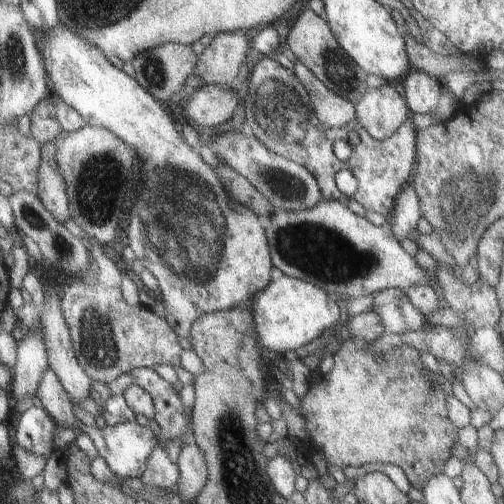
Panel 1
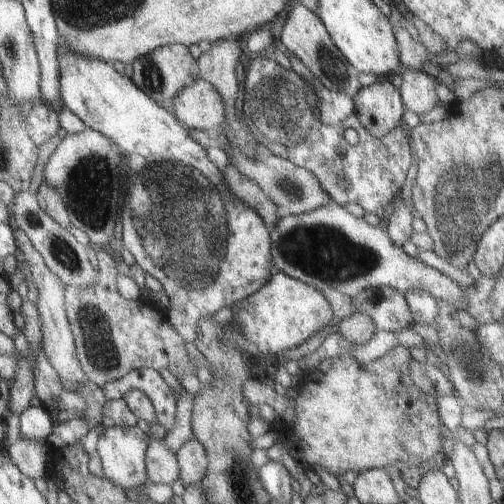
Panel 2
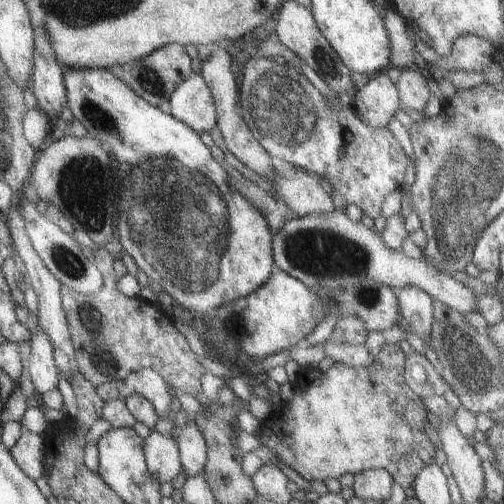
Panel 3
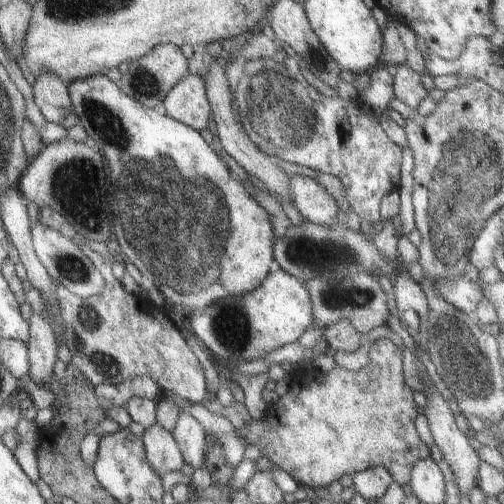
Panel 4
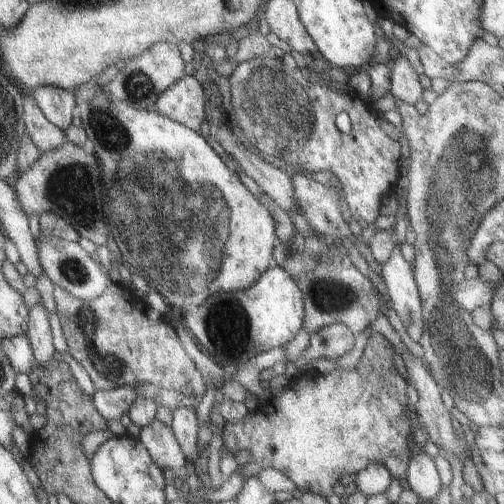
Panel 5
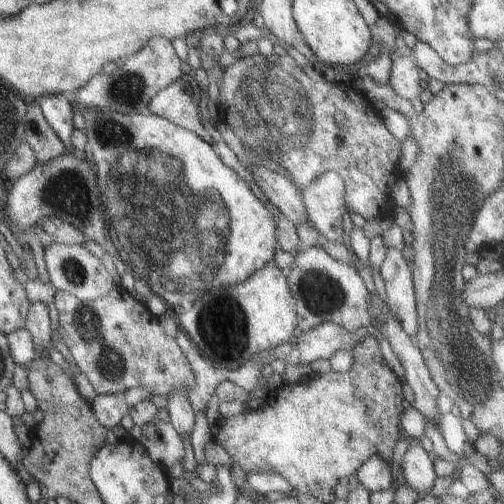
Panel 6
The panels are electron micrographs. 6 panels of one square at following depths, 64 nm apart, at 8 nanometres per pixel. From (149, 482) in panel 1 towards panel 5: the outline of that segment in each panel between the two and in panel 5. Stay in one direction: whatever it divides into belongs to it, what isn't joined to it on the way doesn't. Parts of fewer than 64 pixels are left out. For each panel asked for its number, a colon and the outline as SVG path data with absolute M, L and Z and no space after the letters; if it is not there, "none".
2: M151 438L149 450L145 454L145 478L151 484L171 486L179 478L177 456L167 448L163 440Z
3: M151 428L151 434L145 438L143 454L151 478L155 478L159 484L173 482L181 472L177 442L171 436L155 432L155 428Z
4: M157 424L149 426L143 436L143 450L145 450L145 458L149 462L149 466L159 474L167 474L167 472L175 472L183 466L183 458L181 452L177 448L177 442L173 440L171 432L159 428Z
5: M153 420L151 424L147 424L145 428L141 428L139 434L141 444L145 446L145 450L149 452L151 462L157 464L157 468L161 470L173 470L173 472L183 472L183 466L187 462L185 454L181 452L171 426L165 426L157 420Z

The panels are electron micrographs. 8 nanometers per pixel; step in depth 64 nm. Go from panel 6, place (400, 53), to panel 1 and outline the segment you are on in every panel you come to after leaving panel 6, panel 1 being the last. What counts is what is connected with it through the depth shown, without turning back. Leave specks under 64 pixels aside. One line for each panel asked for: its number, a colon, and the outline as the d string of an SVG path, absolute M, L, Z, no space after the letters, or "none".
1: M411 68L409 74L401 78L401 84L403 84L403 98L411 114L429 114L443 102L439 94L443 82L421 70Z
2: M401 70L401 86L399 94L403 100L403 108L413 114L423 114L433 110L439 100L435 96L435 86L439 84L433 76L425 74L423 70Z
3: M403 68L399 72L401 74L395 82L395 88L399 94L399 104L409 110L423 112L429 96L433 96L433 92L429 92L429 88L427 88L427 76L421 74L417 68Z
4: M399 64L397 72L393 76L393 94L397 100L407 104L411 110L417 110L419 102L429 94L423 84L421 76L413 72L407 64Z
5: M397 56L391 64L391 94L397 102L405 102L409 106L415 106L421 100L423 88L419 86L419 76L411 68L407 56Z

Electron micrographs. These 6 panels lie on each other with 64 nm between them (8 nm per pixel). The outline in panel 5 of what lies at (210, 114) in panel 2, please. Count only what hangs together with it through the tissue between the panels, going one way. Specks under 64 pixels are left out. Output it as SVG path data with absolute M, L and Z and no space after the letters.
M183 76L159 94L151 110L171 118L173 122L193 132L199 132L199 126L203 124L203 120L207 120L205 100L207 94L203 90L203 84L197 82L195 76Z

